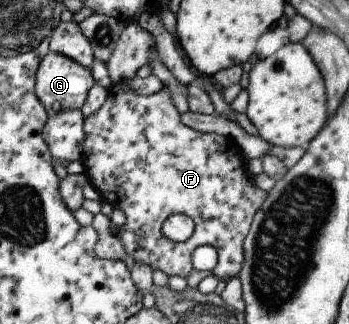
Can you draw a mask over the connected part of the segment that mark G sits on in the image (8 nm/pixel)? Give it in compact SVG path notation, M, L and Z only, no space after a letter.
M53 52L44 56L35 74L36 96L49 116L63 110L80 109L94 85L95 80L89 68L83 67L70 57Z

